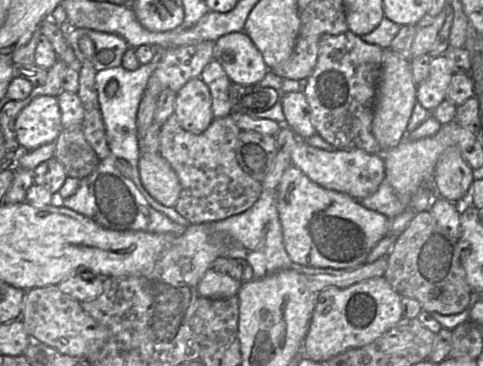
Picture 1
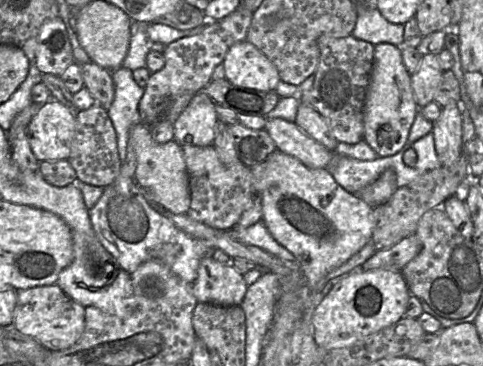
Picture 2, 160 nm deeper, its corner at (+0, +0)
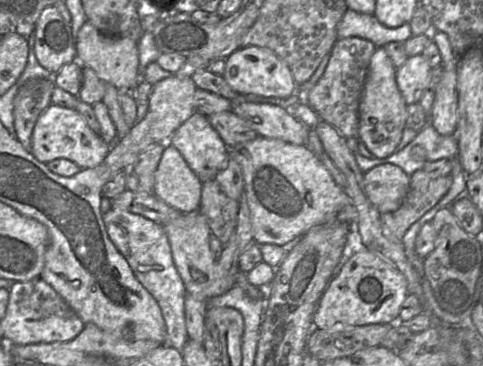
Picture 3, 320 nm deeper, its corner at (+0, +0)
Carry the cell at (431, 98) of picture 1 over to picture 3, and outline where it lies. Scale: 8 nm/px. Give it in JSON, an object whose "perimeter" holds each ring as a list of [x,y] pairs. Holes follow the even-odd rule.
{"perimeter":[[[422,54],[408,57],[405,63],[396,69],[396,83],[407,105],[420,101],[431,69]]]}

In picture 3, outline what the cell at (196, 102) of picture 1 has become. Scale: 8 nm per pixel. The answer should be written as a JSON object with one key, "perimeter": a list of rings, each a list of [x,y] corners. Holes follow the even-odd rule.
{"perimeter":[[[195,111],[170,137],[166,143],[171,143],[181,153],[189,167],[198,176],[200,181],[214,179],[226,167],[229,160],[229,148],[225,145],[218,132],[212,127],[206,115]]]}

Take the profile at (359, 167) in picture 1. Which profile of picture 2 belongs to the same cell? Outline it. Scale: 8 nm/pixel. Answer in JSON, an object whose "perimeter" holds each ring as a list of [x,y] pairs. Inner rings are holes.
{"perimeter":[[[281,118],[267,119],[264,129],[278,150],[297,158],[306,167],[327,169],[335,152],[307,135],[294,123]]]}

